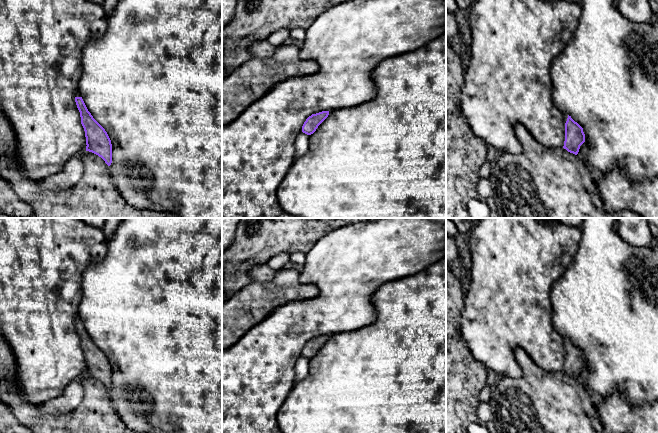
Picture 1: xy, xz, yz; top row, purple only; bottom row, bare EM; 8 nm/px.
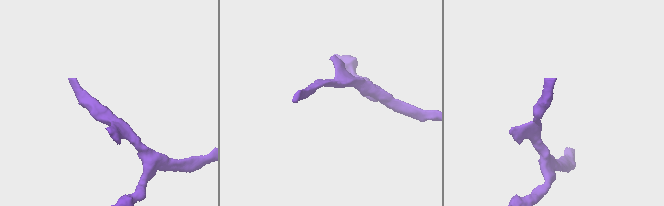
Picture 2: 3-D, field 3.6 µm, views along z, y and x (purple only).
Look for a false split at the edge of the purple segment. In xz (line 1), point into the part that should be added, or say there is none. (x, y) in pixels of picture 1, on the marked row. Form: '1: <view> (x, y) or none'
1: none

